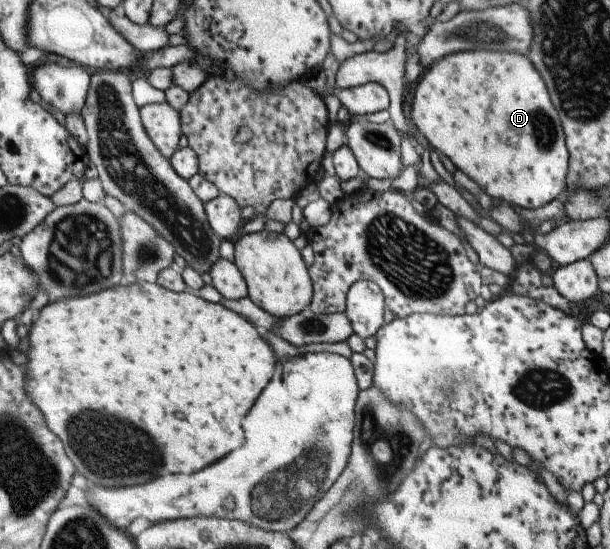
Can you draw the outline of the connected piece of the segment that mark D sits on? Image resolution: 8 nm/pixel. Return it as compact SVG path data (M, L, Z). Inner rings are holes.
M470 49L450 53L449 55L445 54L427 67L425 73L421 75L421 79L419 79L419 83L415 87L413 99L411 99L409 115L417 131L423 135L429 147L439 154L443 153L453 163L456 169L465 173L491 199L511 203L511 205L517 205L521 209L535 209L535 207L541 207L541 205L557 199L559 193L566 189L565 176L568 170L569 160L562 125L560 124L558 113L555 111L549 95L547 95L547 89L543 85L543 79L533 69L533 65L529 63L529 60L525 59L525 56L521 54L515 55L515 53L489 51L486 49Z

